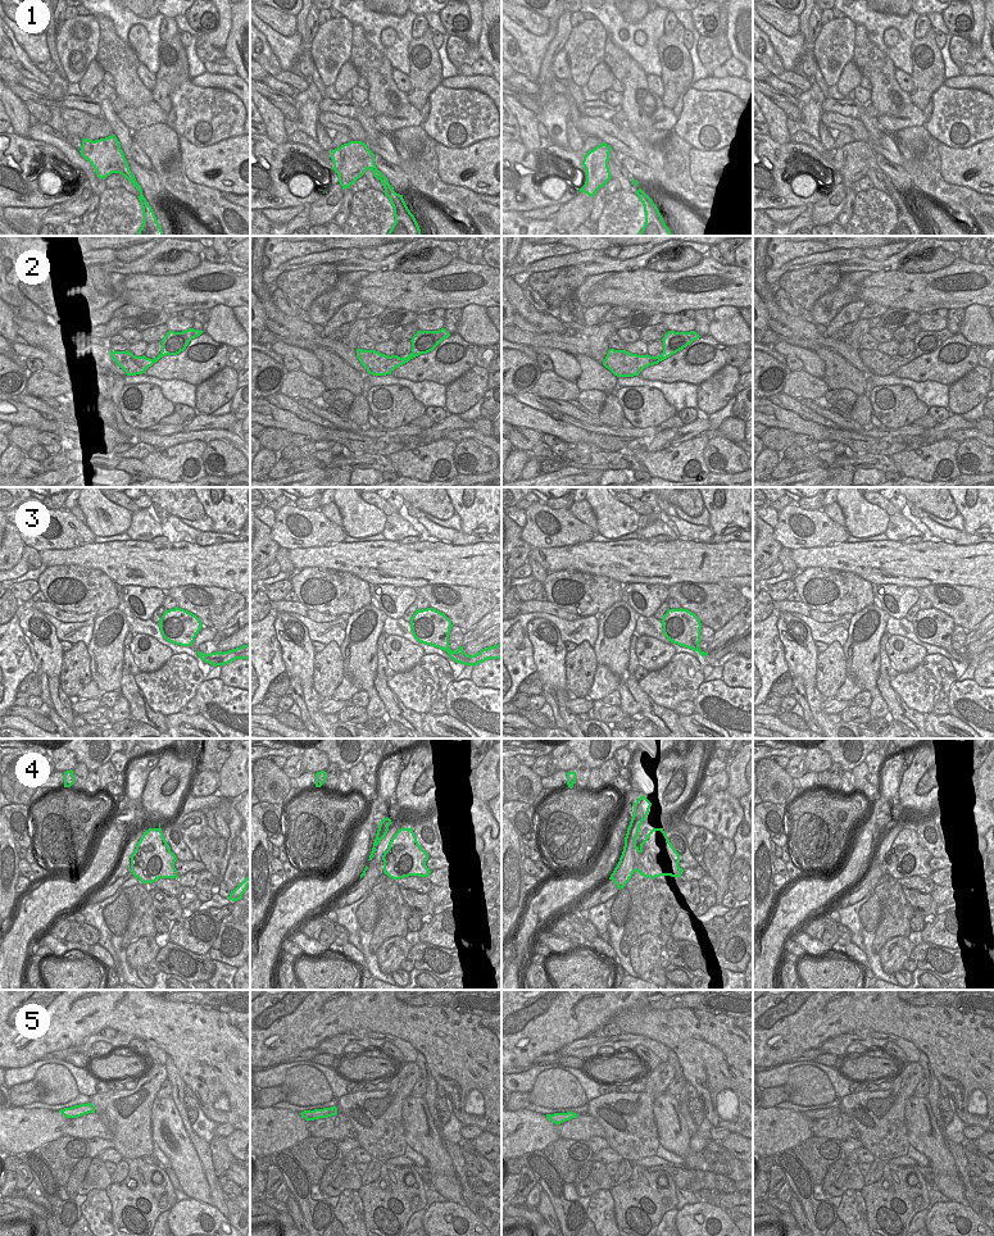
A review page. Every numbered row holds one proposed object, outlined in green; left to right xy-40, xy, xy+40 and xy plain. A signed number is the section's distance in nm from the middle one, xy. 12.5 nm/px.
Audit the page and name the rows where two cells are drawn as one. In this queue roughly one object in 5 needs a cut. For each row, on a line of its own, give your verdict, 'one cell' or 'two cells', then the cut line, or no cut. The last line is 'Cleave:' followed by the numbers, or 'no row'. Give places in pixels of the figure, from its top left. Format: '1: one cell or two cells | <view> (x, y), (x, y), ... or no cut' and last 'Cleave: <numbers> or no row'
1: one cell | no cut
2: one cell | no cut
3: one cell | no cut
4: two cells | xy+40 (639, 850), (635, 871)
5: one cell | no cut
Cleave: 4

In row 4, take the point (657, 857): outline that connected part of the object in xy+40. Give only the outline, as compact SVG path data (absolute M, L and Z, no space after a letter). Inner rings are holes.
M653 828L640 844L635 871L648 878L661 876L681 878L684 869L678 867L678 860L680 855L663 828Z

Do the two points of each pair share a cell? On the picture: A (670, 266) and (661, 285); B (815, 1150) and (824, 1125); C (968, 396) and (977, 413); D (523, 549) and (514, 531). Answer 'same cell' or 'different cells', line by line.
A: different cells
B: different cells
C: different cells
D: same cell

